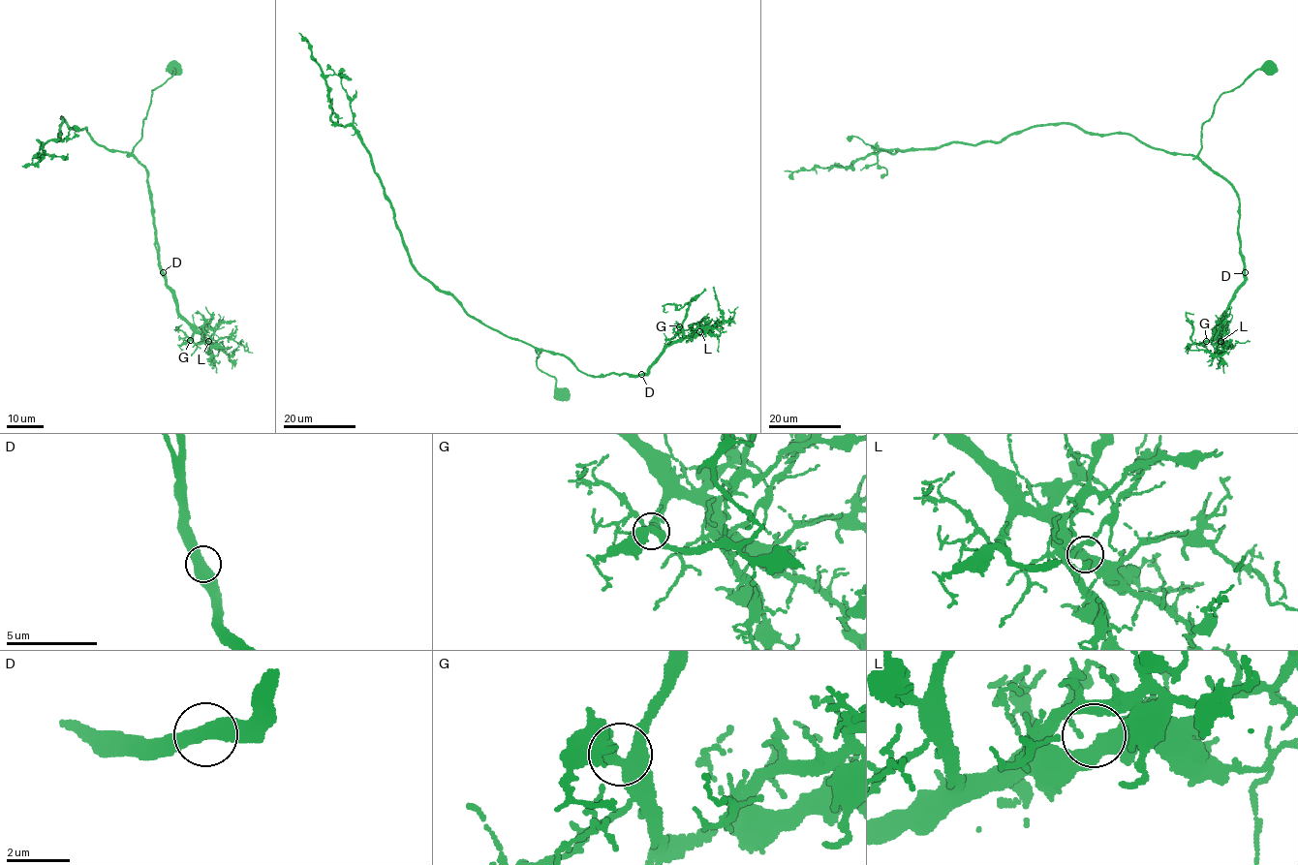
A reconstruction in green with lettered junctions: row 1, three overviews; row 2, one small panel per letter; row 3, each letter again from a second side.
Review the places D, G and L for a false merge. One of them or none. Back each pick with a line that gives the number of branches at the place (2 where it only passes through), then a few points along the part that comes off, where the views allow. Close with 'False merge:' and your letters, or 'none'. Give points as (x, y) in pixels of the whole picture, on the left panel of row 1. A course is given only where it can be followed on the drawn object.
False merge: none

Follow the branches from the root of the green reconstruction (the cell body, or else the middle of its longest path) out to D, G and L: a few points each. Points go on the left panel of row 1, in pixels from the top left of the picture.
D: (176, 68), (176, 72), (172, 69), (170, 77), (152, 90), (141, 139), (132, 153), (146, 171), (163, 272)
G: (176, 68), (152, 90), (141, 139), (132, 153), (146, 171), (161, 274), (178, 315), (193, 330), (190, 340)
L: (176, 68), (152, 90), (141, 139), (132, 153), (146, 171), (161, 274), (180, 317), (208, 341)

